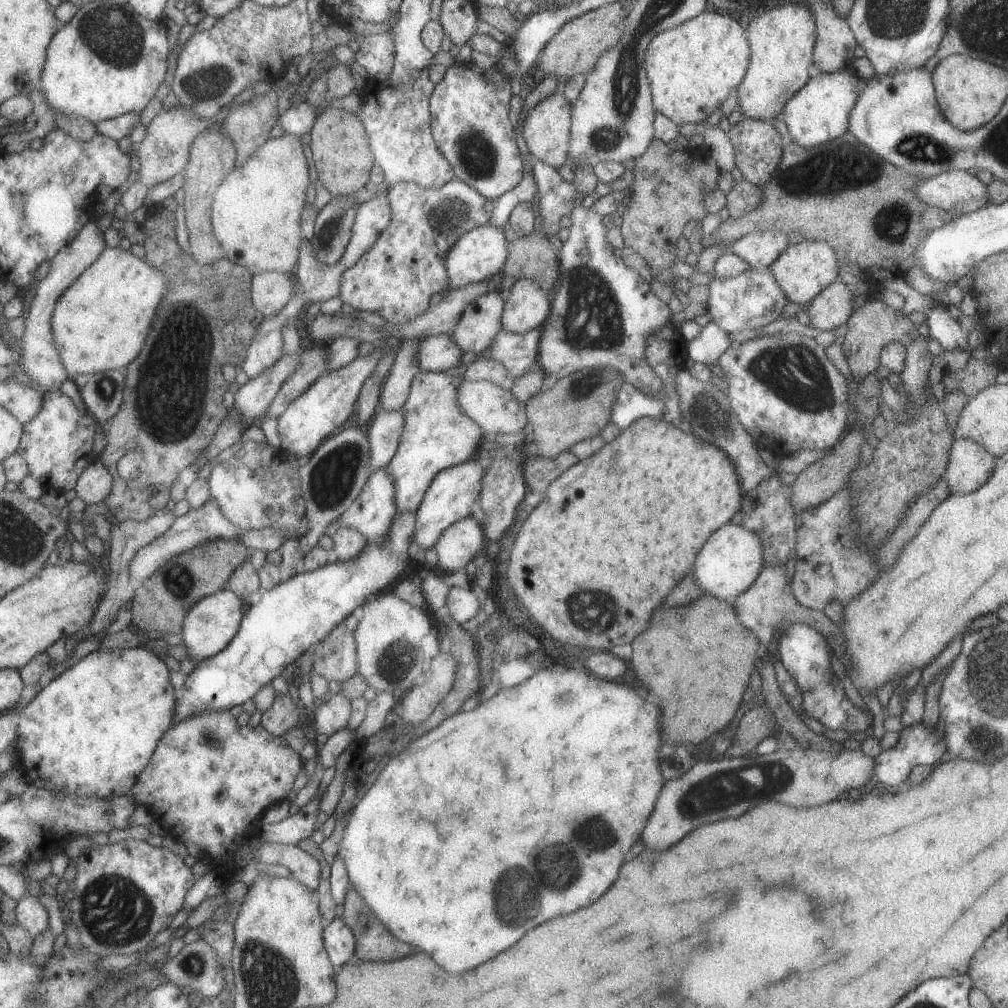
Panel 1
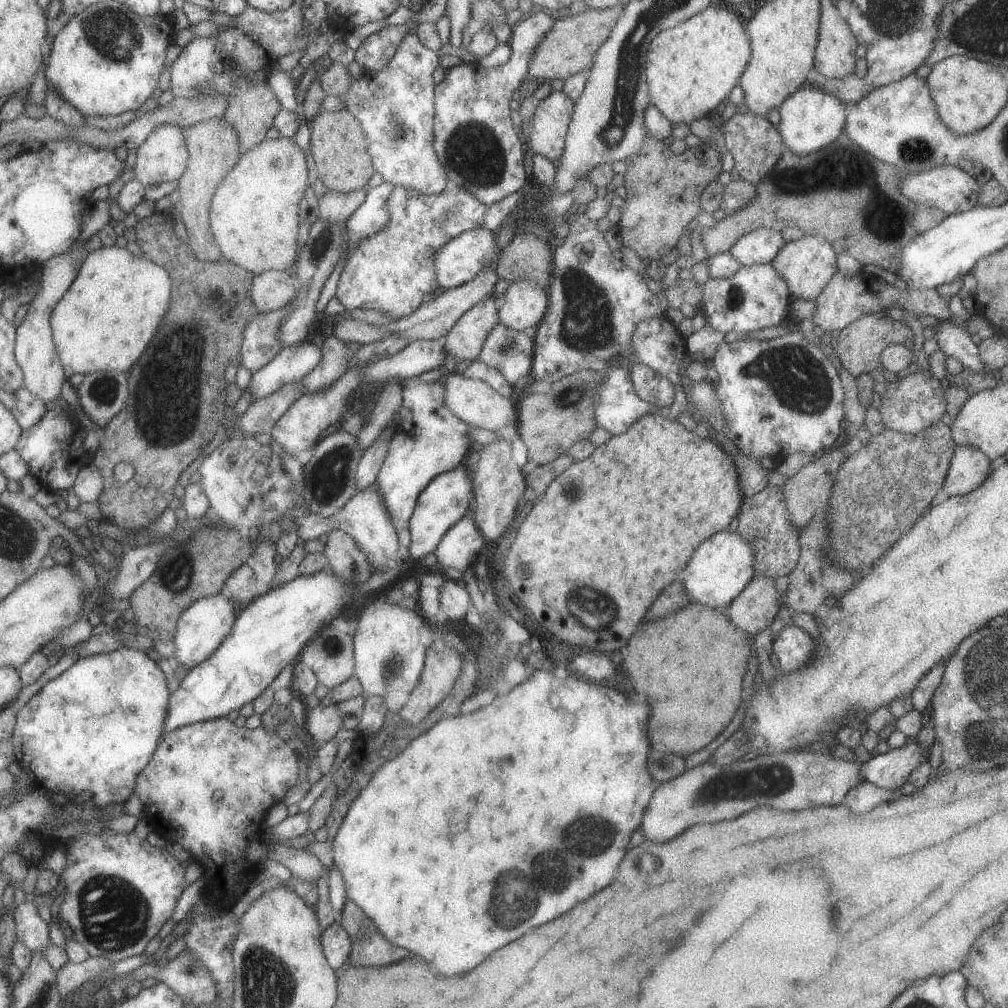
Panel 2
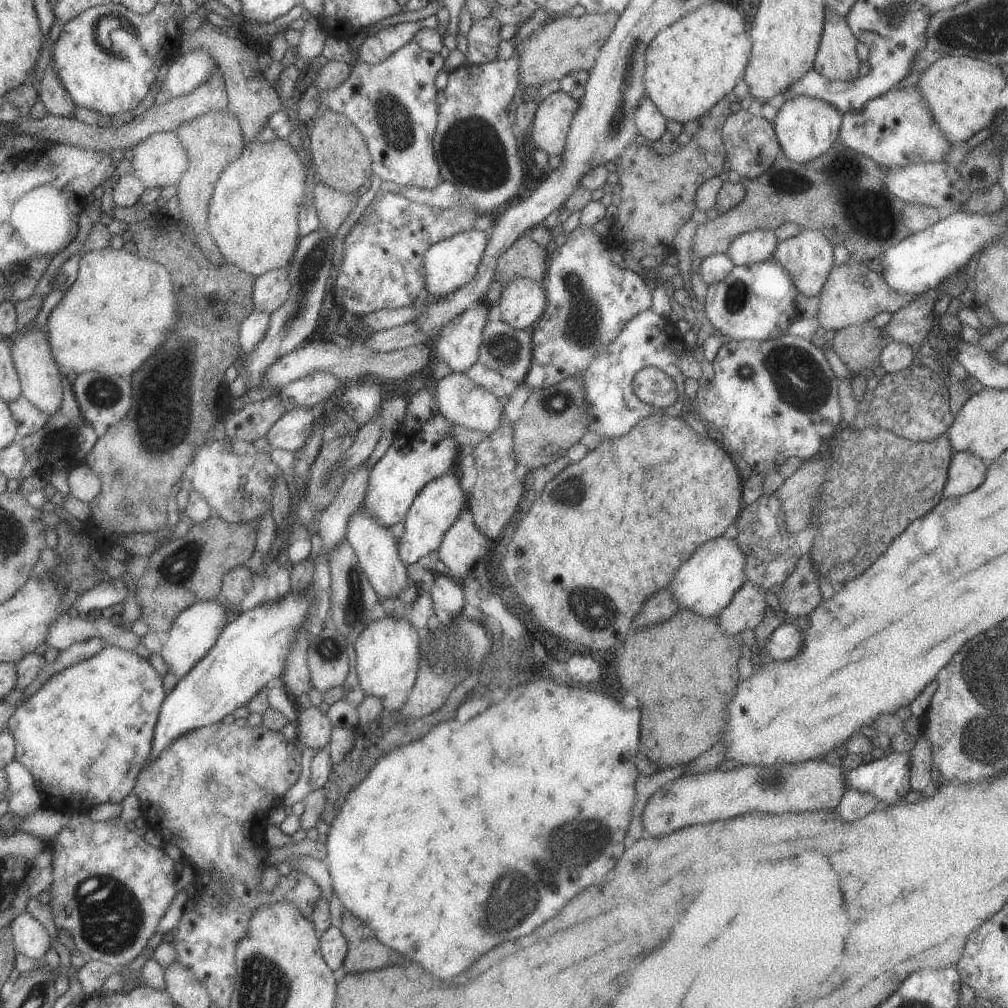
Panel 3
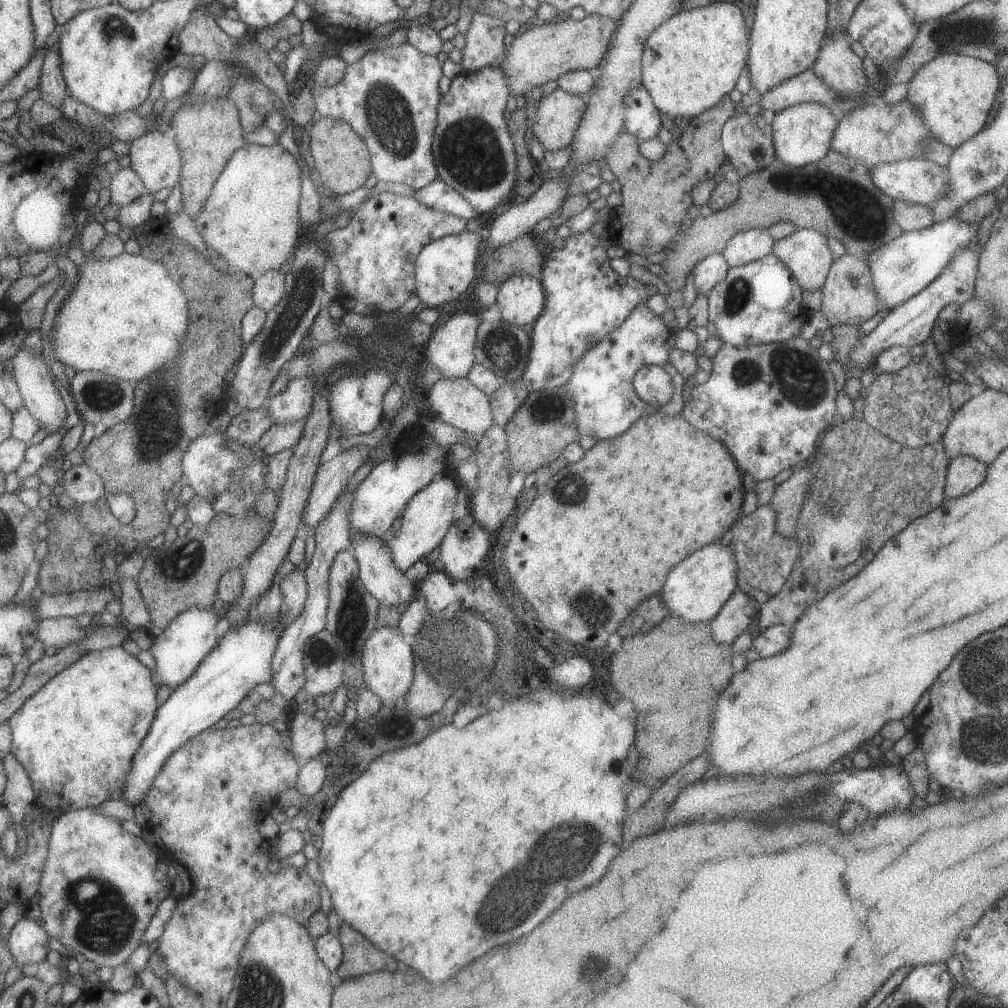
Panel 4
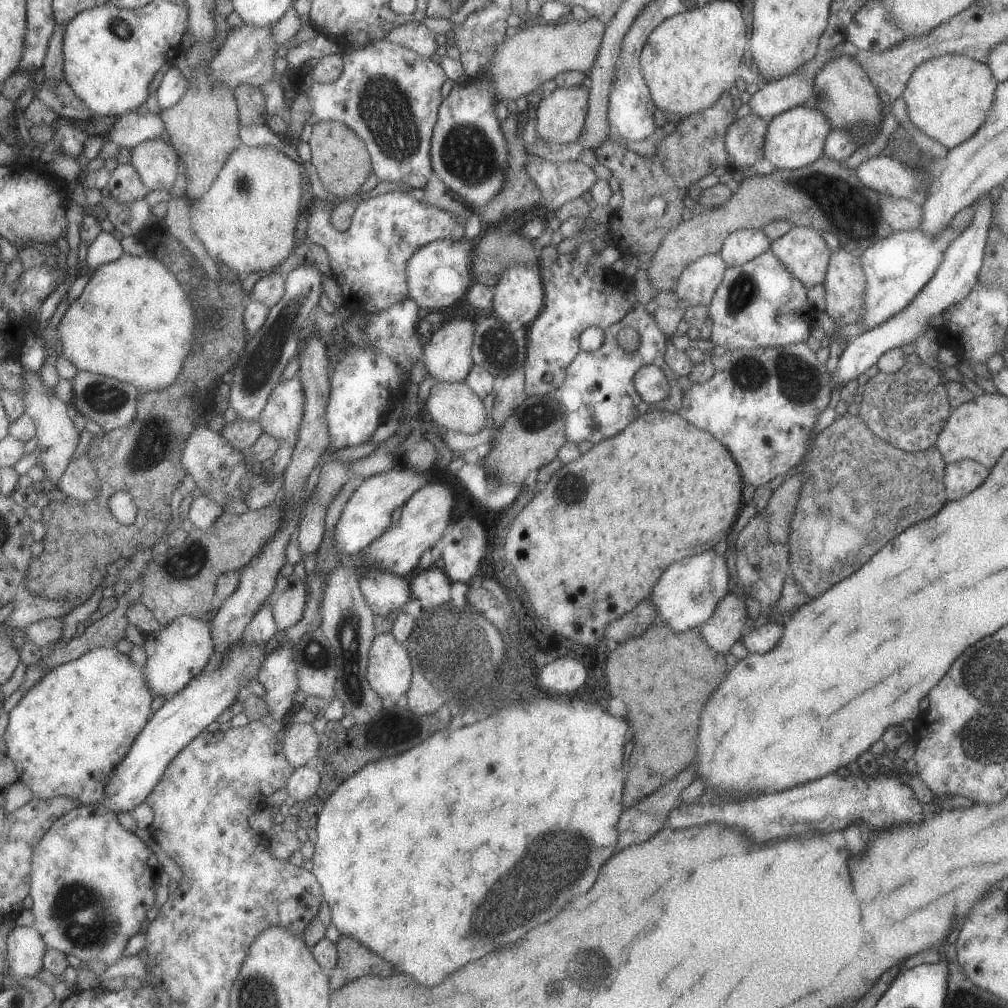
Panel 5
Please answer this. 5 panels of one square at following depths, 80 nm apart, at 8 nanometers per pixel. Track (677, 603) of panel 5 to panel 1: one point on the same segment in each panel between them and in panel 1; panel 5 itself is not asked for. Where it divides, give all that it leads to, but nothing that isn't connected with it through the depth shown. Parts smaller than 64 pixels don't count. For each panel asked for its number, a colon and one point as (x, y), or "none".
1: (731, 558)
2: (720, 567)
3: (705, 584)
4: (695, 590)

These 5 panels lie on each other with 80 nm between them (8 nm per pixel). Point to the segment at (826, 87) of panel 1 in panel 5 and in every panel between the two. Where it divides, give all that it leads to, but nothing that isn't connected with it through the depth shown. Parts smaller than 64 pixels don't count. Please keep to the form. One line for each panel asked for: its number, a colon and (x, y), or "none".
2: (810, 118)
3: (805, 127)
4: (801, 134)
5: (794, 138)

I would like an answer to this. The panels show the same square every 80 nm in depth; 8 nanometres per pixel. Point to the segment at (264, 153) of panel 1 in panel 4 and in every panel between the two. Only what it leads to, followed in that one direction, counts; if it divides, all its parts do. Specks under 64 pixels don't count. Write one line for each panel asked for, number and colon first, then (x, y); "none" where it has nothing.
2: (254, 217)
3: (253, 219)
4: (251, 219)

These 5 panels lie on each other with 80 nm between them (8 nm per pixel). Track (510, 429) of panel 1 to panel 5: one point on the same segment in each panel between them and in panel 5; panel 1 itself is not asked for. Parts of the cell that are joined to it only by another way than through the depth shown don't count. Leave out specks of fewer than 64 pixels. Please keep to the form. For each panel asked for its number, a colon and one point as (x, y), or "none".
2: (474, 402)
3: (458, 399)
4: (455, 401)
5: (454, 406)

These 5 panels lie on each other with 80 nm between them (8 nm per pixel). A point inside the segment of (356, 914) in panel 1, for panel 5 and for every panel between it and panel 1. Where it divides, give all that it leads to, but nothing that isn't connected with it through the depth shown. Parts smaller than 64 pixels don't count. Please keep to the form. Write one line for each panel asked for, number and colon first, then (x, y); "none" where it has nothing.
2: (369, 948)
3: (365, 952)
4: (359, 955)
5: (354, 960)

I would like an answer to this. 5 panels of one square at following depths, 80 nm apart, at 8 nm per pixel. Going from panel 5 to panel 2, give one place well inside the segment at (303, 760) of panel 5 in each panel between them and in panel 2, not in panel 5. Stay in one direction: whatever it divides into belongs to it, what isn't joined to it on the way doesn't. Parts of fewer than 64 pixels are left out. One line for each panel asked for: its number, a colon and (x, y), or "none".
2: (322, 722)
3: (313, 726)
4: (306, 733)

